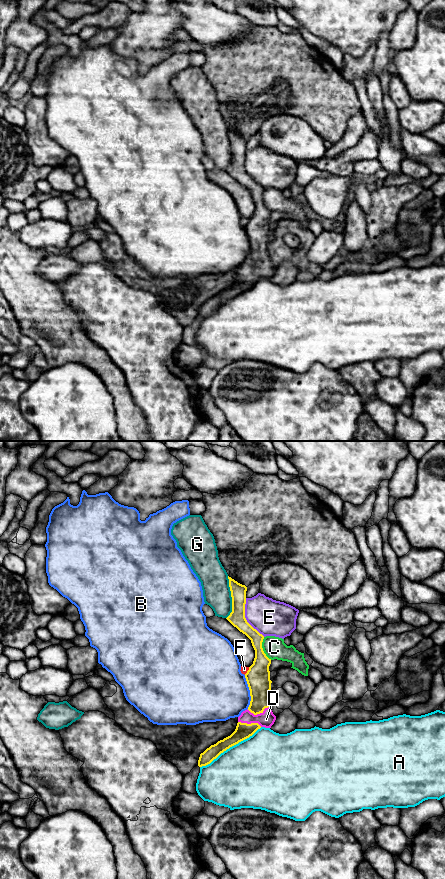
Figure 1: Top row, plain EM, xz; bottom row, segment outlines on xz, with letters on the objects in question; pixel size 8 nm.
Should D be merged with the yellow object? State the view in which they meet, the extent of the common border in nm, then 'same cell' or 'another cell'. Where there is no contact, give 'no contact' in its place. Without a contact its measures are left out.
xz | 180 nm | same cell

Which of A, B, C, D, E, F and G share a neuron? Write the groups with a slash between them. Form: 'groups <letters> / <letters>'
groups A / B / C / D / E / F / G

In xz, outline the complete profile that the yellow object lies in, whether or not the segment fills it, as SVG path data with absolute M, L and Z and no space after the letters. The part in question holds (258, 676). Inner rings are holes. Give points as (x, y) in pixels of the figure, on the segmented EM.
M229 576L228 579L232 597L232 612L226 619L251 640L255 650L253 664L245 674L251 701L248 709L238 717L235 731L200 754L199 767L210 764L221 753L249 738L261 727L271 728L276 720L276 716L269 707L269 692L272 683L269 671L271 659L266 656L262 648L264 636L245 618L247 587Z

